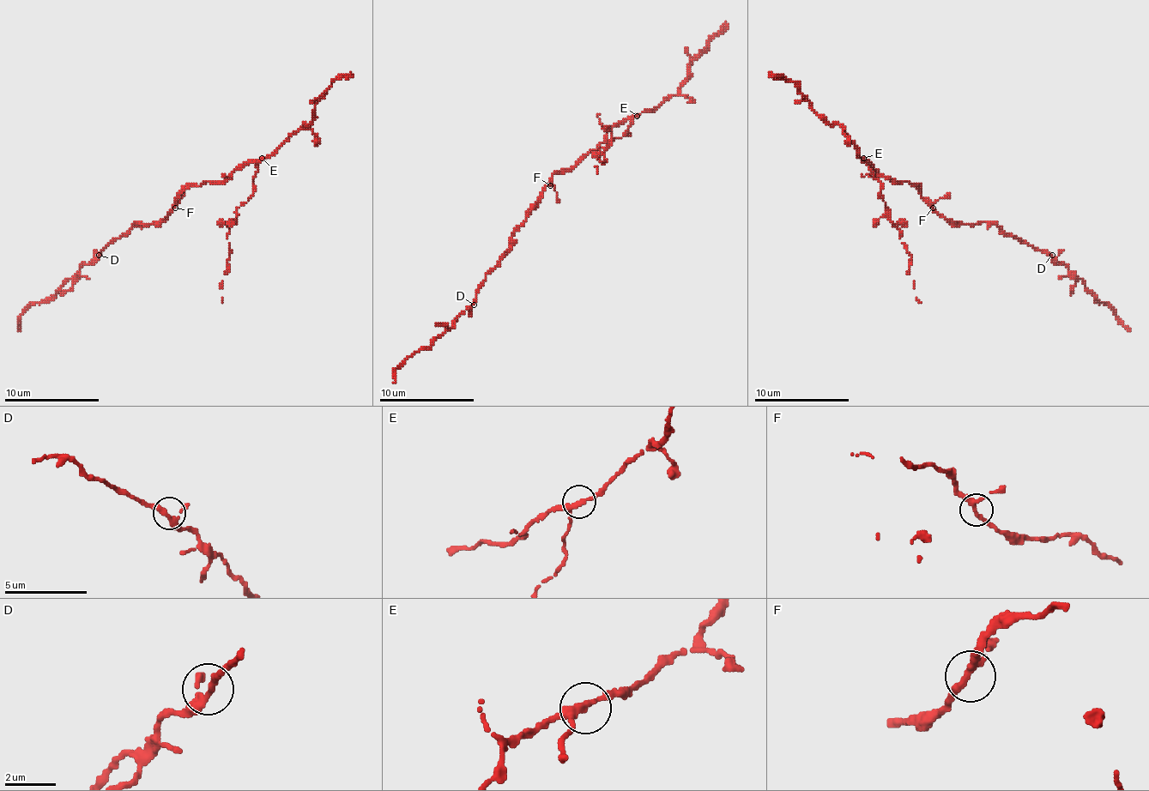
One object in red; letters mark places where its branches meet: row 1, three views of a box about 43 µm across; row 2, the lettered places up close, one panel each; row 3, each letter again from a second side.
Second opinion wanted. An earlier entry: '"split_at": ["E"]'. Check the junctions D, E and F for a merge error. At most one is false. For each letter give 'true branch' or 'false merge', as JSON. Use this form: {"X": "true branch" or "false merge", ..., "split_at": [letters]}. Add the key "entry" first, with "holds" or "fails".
{"entry": "holds", "D": "true branch", "E": "false merge", "F": "true branch", "split_at": ["E"]}

